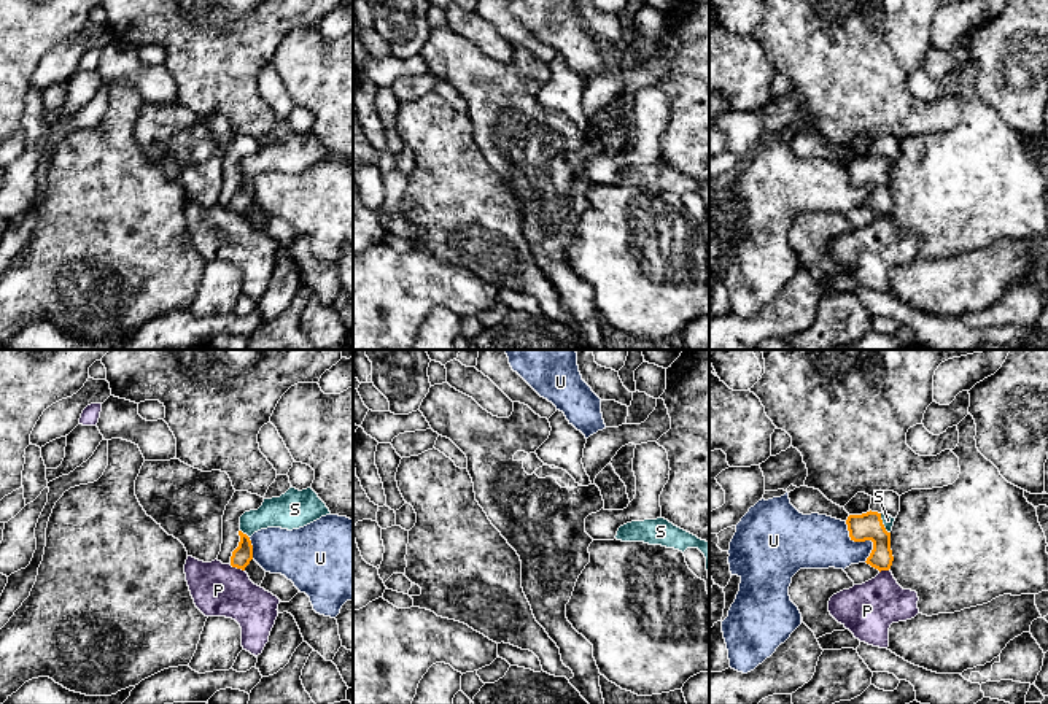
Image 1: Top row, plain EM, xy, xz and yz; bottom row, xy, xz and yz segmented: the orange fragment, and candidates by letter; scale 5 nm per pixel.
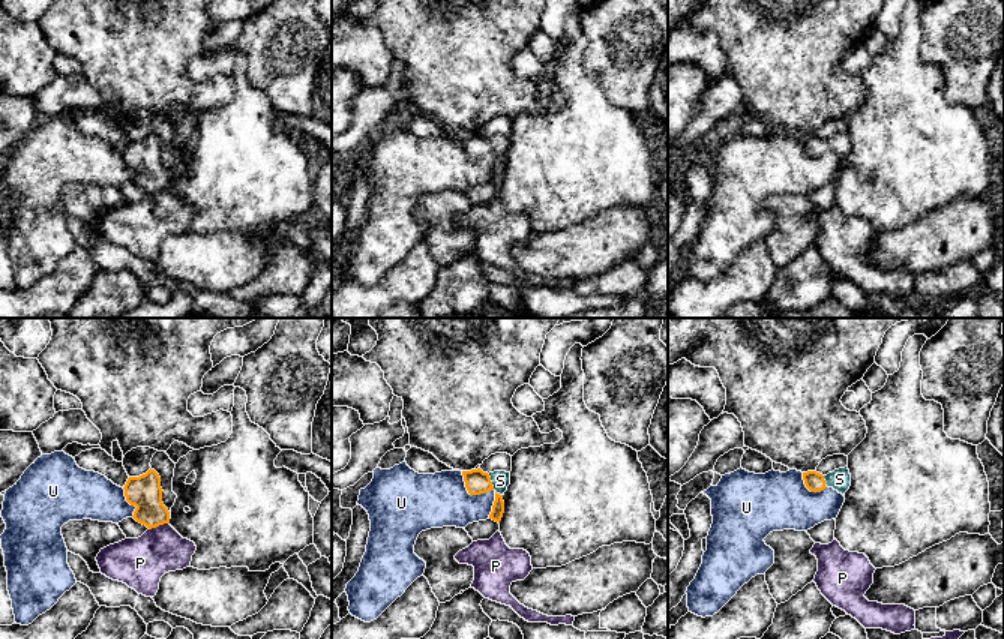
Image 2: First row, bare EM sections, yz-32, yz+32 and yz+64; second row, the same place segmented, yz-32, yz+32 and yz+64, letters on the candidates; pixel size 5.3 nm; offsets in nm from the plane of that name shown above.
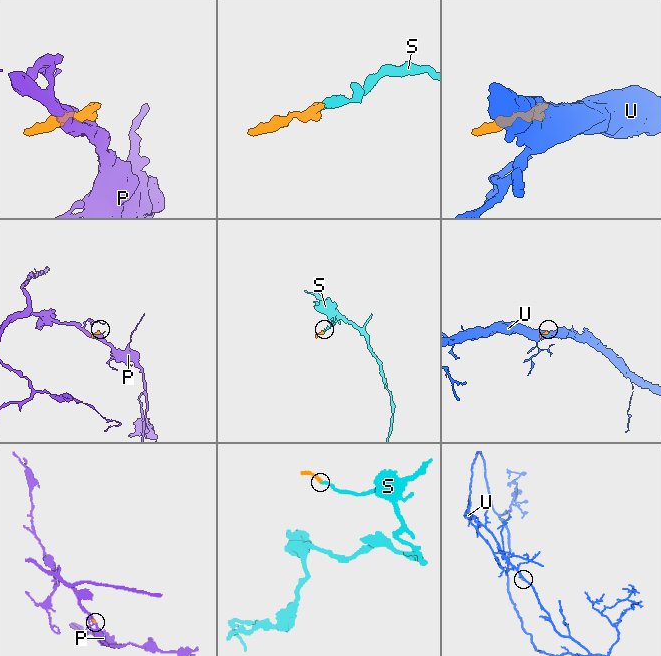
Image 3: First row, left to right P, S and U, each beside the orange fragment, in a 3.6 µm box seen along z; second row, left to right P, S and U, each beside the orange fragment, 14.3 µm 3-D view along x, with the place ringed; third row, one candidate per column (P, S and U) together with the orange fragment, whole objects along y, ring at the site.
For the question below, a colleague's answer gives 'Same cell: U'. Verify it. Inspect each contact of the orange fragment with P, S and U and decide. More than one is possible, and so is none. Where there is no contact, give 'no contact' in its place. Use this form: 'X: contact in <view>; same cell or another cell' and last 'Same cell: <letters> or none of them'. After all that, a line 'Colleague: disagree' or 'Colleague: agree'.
P: contact in xy; another cell
S: contact in yz; same cell
U: contact in yz; another cell
Same cell: S
Colleague: disagree

